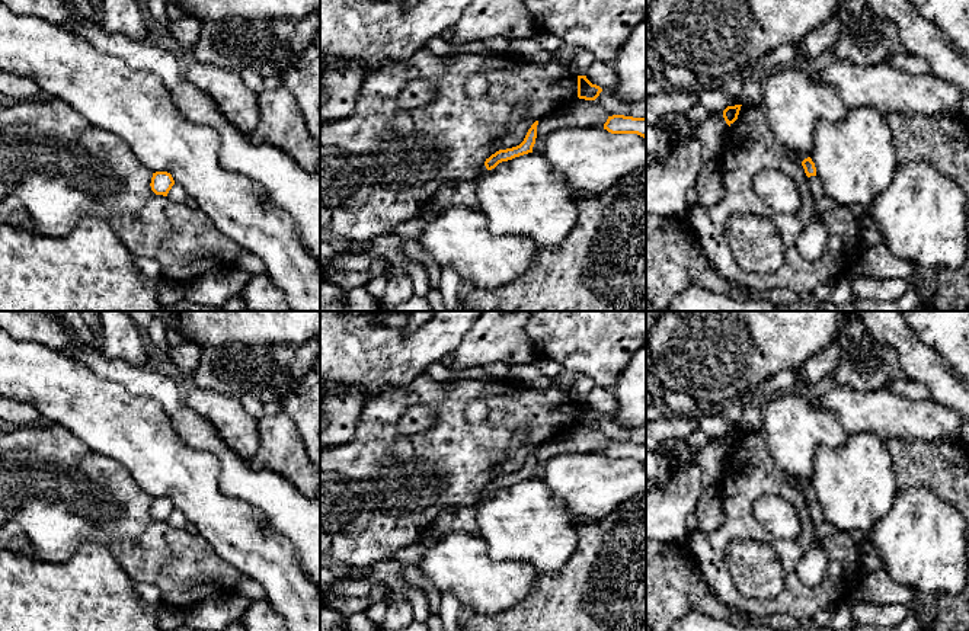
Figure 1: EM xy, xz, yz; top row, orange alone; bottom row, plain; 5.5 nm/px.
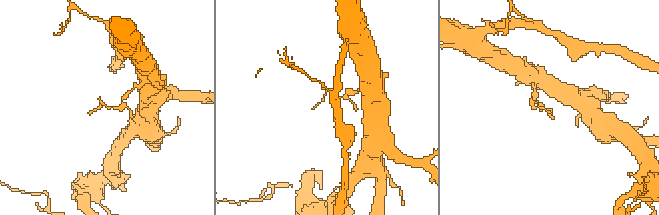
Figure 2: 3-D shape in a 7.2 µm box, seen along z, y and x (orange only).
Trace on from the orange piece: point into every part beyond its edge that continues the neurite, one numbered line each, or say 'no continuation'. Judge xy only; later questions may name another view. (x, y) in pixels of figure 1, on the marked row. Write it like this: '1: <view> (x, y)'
no continuation

